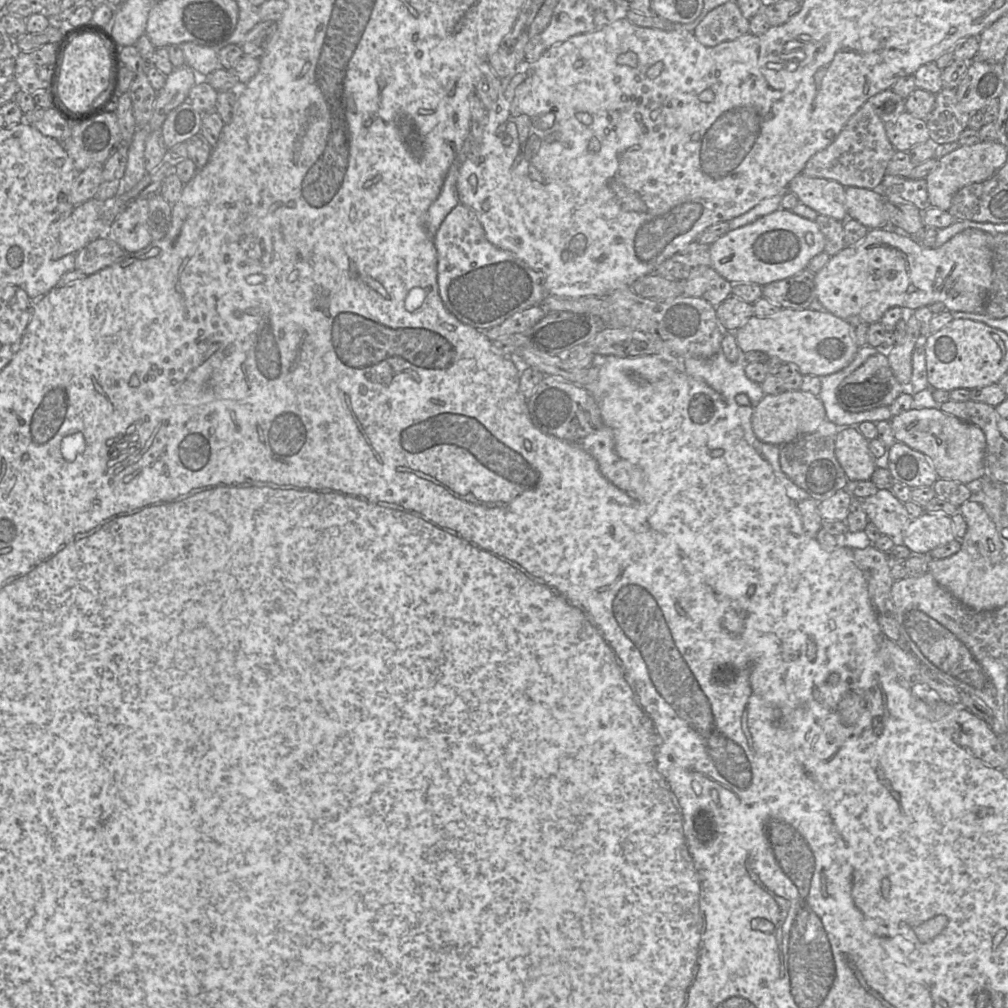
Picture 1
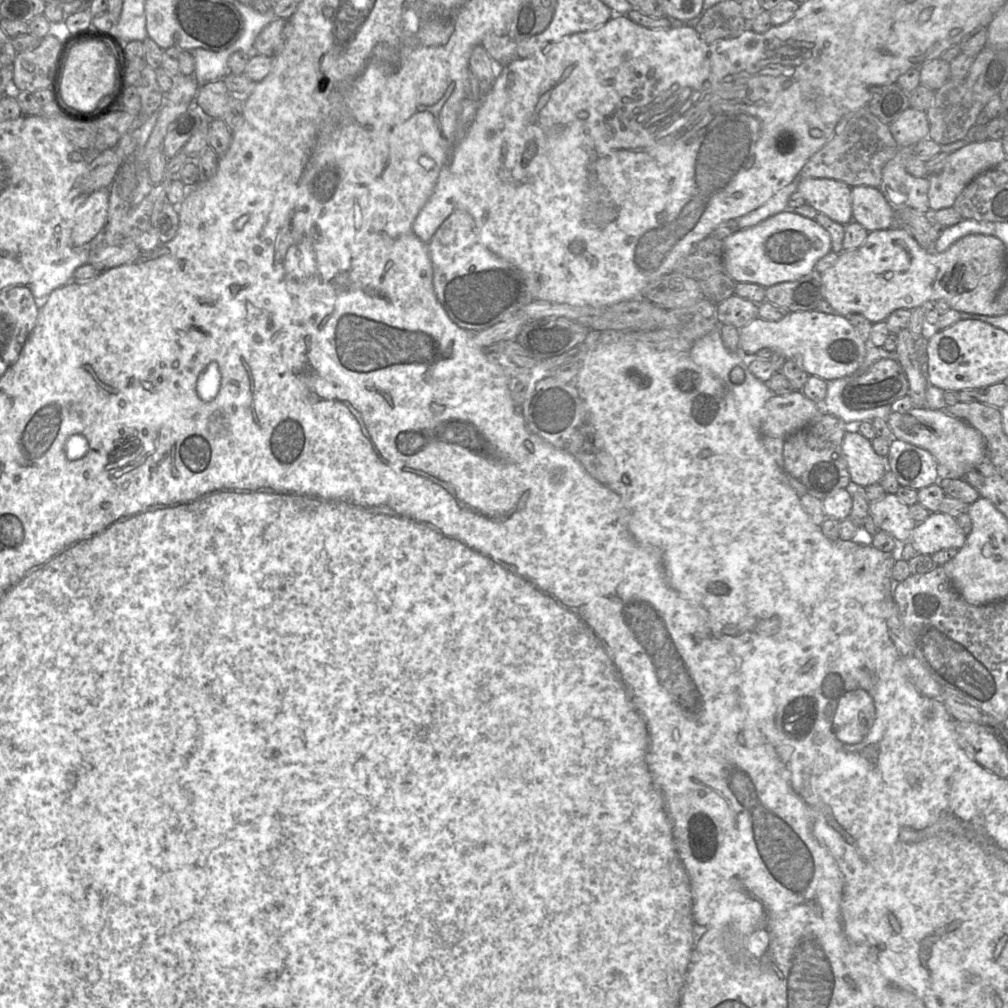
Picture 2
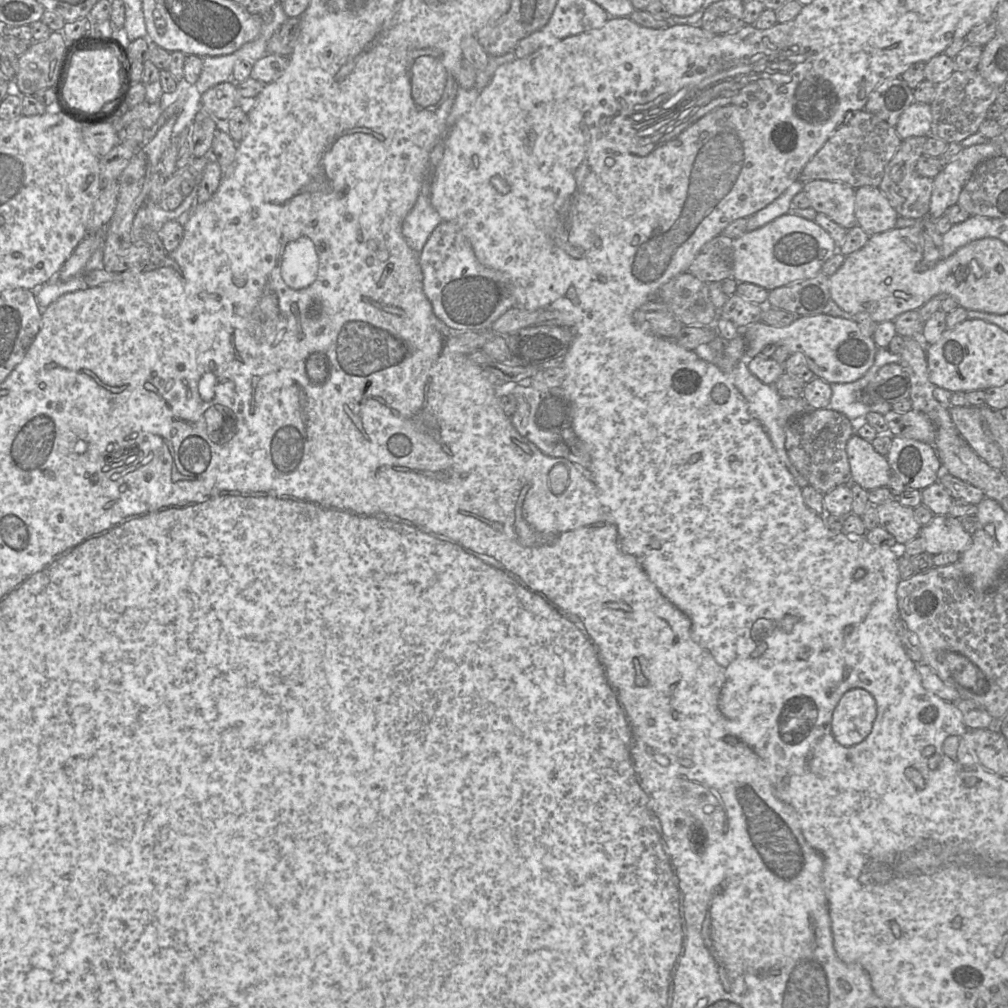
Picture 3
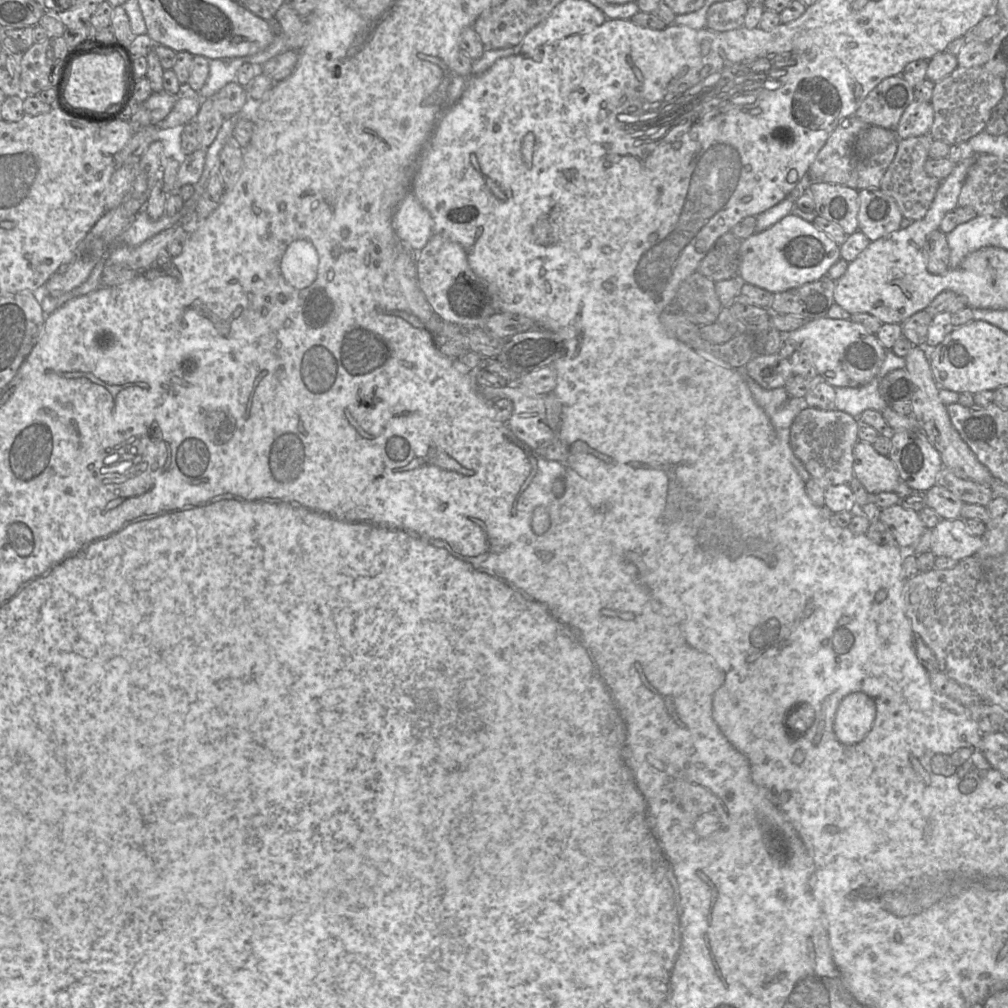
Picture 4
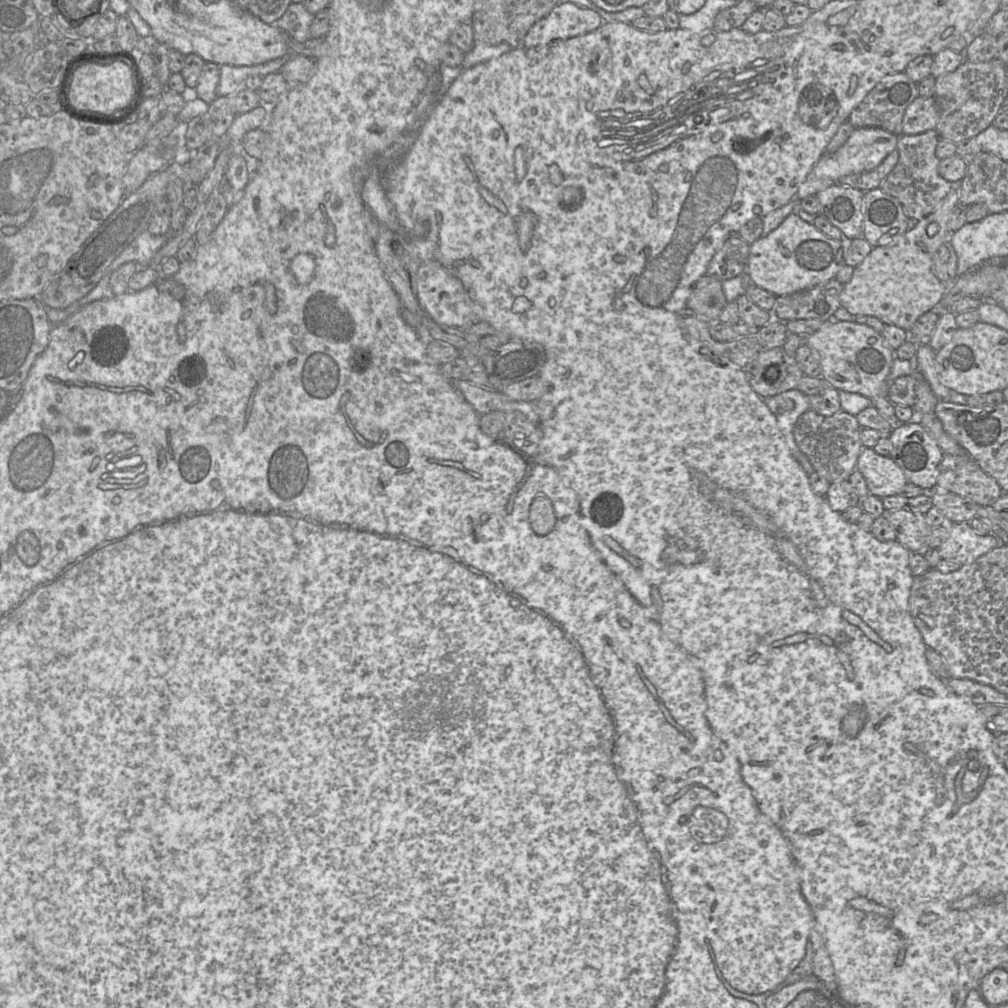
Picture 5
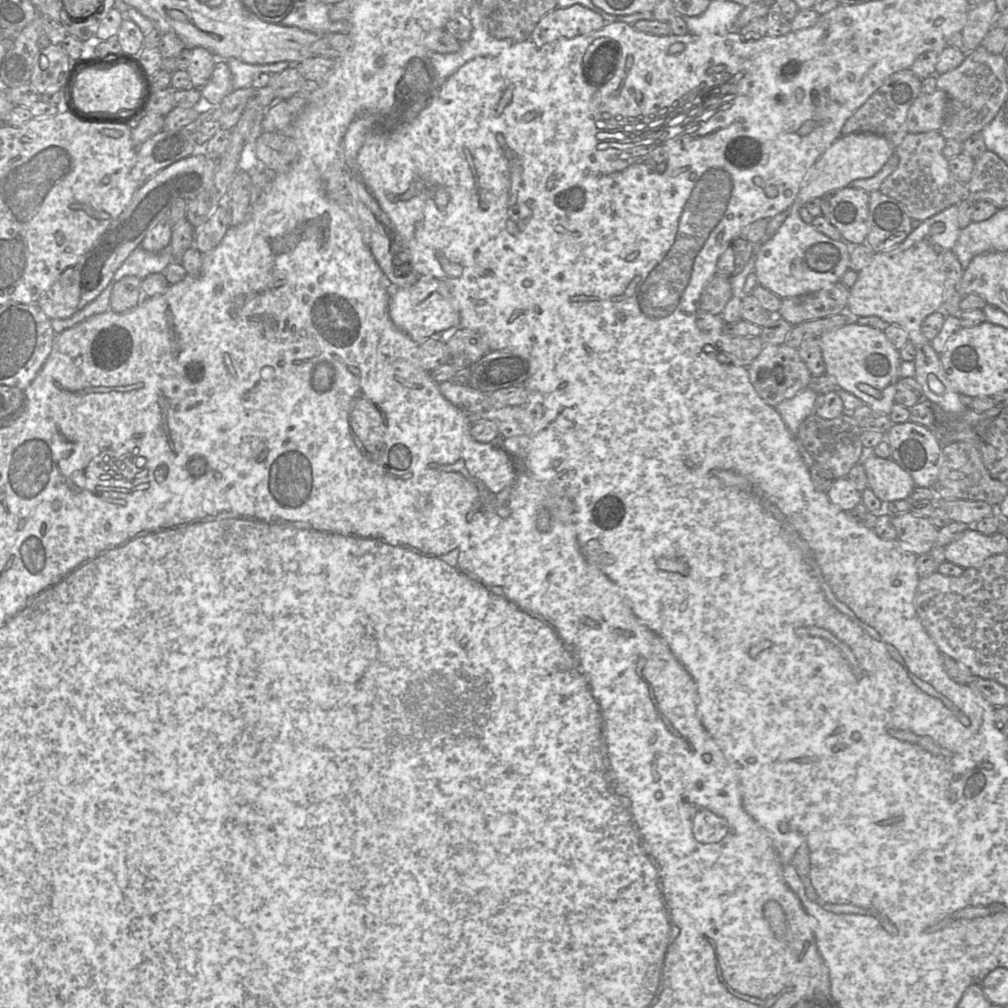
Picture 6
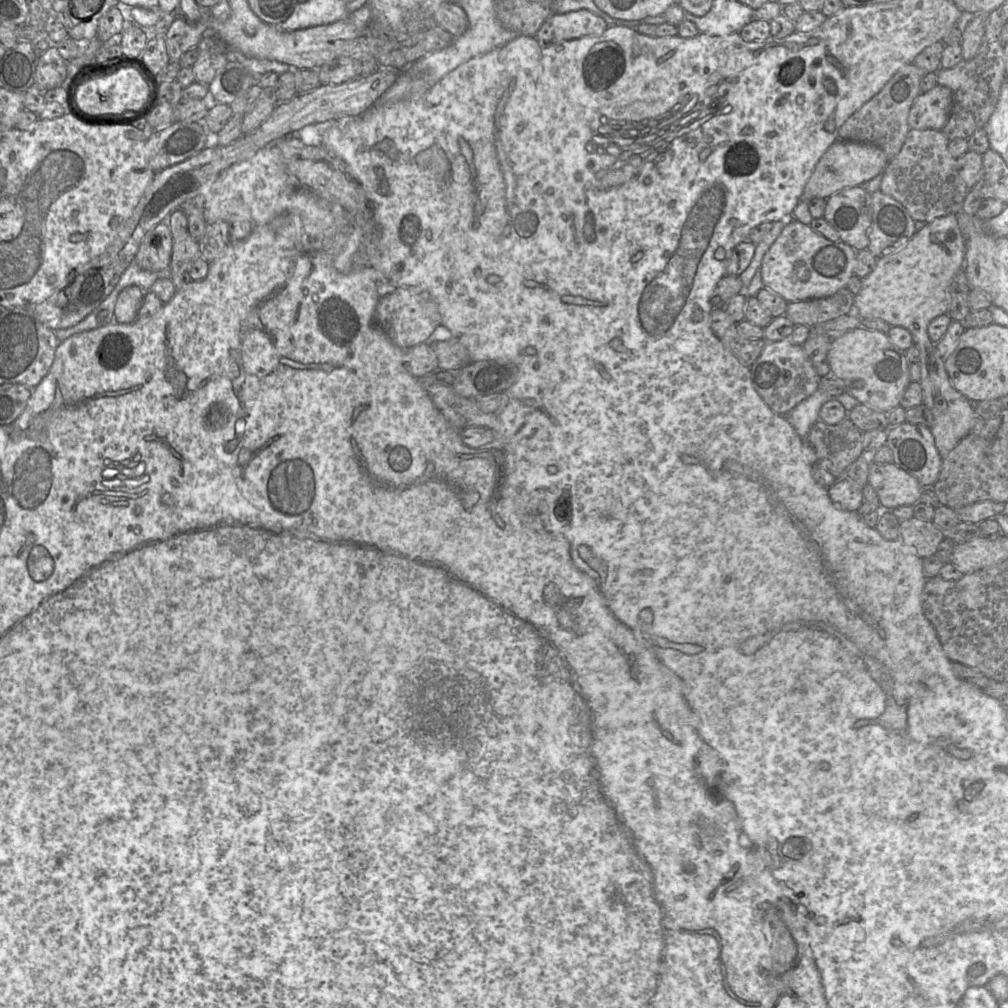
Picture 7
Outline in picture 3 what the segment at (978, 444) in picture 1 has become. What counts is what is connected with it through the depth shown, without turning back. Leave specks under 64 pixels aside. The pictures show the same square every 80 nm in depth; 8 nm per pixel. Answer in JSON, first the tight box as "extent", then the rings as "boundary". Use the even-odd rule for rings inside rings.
{"extent":[884,409,935,444],"boundary":[[[911,409],[905,413],[897,413],[891,410],[884,415],[884,419],[892,436],[915,439],[929,444],[935,441],[935,425],[921,412]]]}

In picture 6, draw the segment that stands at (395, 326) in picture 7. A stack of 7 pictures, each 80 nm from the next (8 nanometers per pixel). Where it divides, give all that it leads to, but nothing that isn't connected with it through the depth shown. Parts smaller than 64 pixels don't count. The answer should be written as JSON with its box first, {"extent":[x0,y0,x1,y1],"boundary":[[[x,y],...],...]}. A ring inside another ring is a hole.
{"extent":[388,275,460,343],"boundary":[[[418,275],[416,282],[408,288],[392,288],[388,302],[388,315],[393,324],[413,341],[422,343],[424,340],[435,337],[439,333],[452,327],[460,327],[460,313],[448,285],[431,276]]]}

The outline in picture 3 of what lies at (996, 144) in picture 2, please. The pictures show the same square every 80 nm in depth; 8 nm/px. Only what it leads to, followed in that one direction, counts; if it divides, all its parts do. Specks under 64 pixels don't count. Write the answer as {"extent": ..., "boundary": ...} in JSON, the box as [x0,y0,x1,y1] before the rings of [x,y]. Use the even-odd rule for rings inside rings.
{"extent":[928,141,1001,220],"boundary":[[[988,141],[963,148],[950,163],[933,178],[928,216],[938,220],[946,210],[957,204],[959,195],[976,167],[983,161],[1001,155],[999,143]]]}

